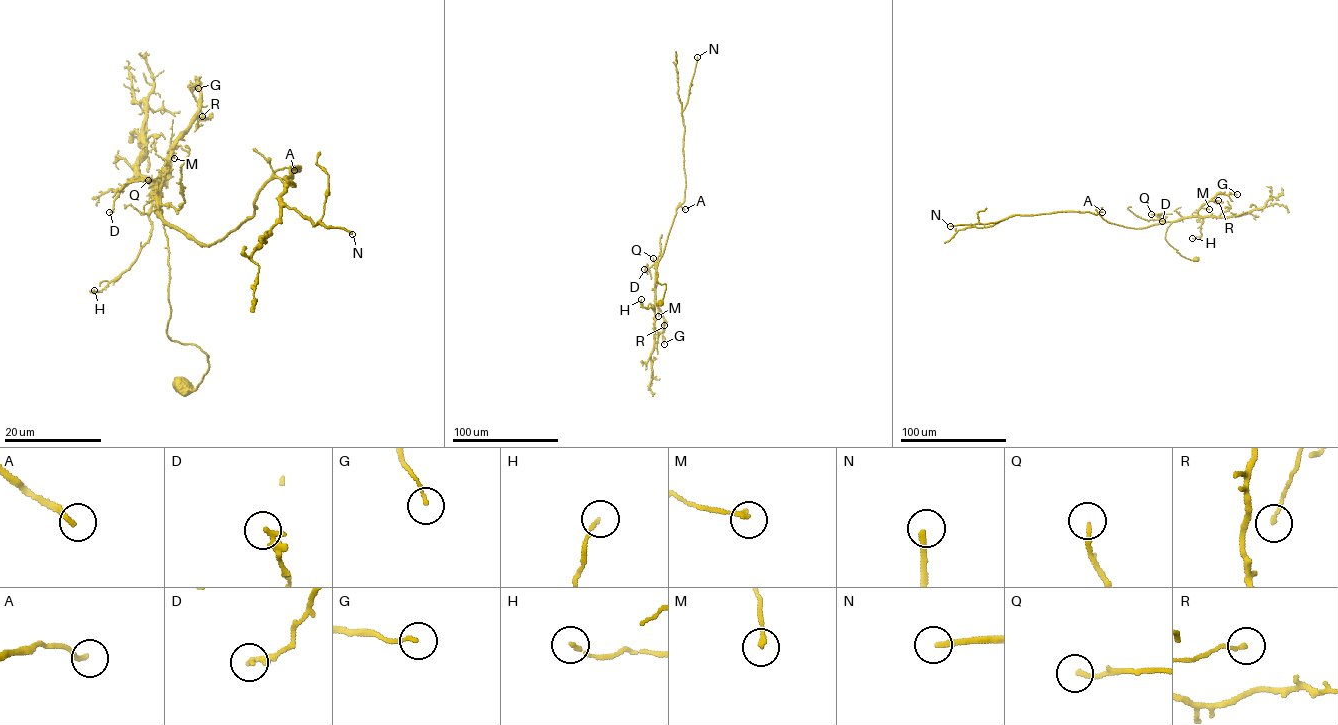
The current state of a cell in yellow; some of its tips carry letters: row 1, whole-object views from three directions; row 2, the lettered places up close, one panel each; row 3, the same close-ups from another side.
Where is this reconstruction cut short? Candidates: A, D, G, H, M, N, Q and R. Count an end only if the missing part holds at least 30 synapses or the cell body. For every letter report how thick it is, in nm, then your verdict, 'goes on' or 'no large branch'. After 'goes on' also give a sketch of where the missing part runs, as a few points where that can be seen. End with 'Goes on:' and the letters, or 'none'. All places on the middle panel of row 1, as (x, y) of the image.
A: calibre 200 nm; goes on; course (685, 209), (687, 221), (684, 252)
D: calibre 240 nm; no large branch
G: calibre 120 nm; no large branch
H: calibre 130 nm; no large branch
M: calibre 170 nm; no large branch
N: calibre 240 nm; goes on; course (697, 57), (693, 43), (676, 42)
Q: calibre 170 nm; no large branch
R: calibre 160 nm; no large branch
Goes on: A, N

